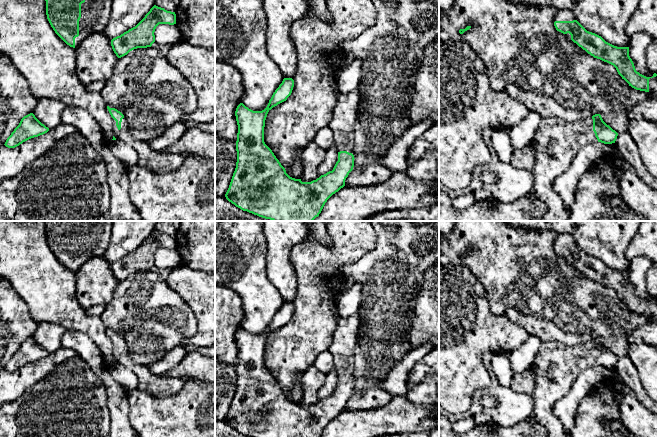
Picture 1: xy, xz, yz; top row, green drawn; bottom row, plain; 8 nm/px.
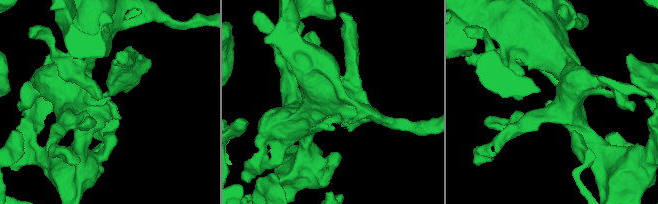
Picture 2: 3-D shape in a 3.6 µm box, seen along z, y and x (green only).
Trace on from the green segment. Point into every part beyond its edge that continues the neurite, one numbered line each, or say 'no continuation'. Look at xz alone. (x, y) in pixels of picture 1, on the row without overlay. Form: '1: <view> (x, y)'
1: xz (344, 339)

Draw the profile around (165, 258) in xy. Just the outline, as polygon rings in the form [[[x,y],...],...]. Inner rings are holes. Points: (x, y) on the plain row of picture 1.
[[[159,248],[154,256],[155,266],[160,269],[173,270],[182,265],[182,258],[176,248]]]

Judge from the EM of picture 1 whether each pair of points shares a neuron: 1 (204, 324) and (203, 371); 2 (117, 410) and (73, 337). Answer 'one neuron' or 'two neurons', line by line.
1: two neurons
2: one neuron

